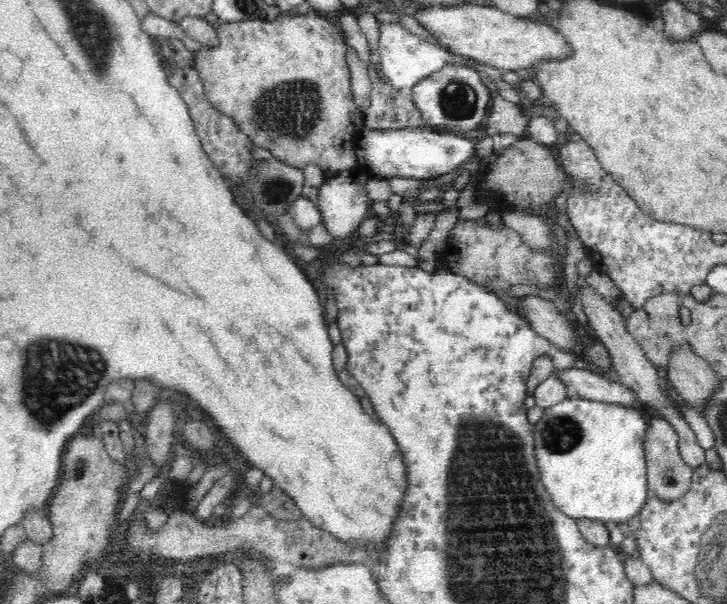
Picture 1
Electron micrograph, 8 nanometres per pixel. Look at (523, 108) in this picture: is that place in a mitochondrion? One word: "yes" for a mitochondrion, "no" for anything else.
no

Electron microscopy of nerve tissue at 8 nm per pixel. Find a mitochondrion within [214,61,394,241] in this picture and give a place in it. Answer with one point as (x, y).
(292, 112)

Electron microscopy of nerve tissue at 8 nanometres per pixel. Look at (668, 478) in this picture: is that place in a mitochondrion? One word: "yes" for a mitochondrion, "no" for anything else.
yes

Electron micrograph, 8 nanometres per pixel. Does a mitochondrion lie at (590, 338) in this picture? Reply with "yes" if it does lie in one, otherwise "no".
no

